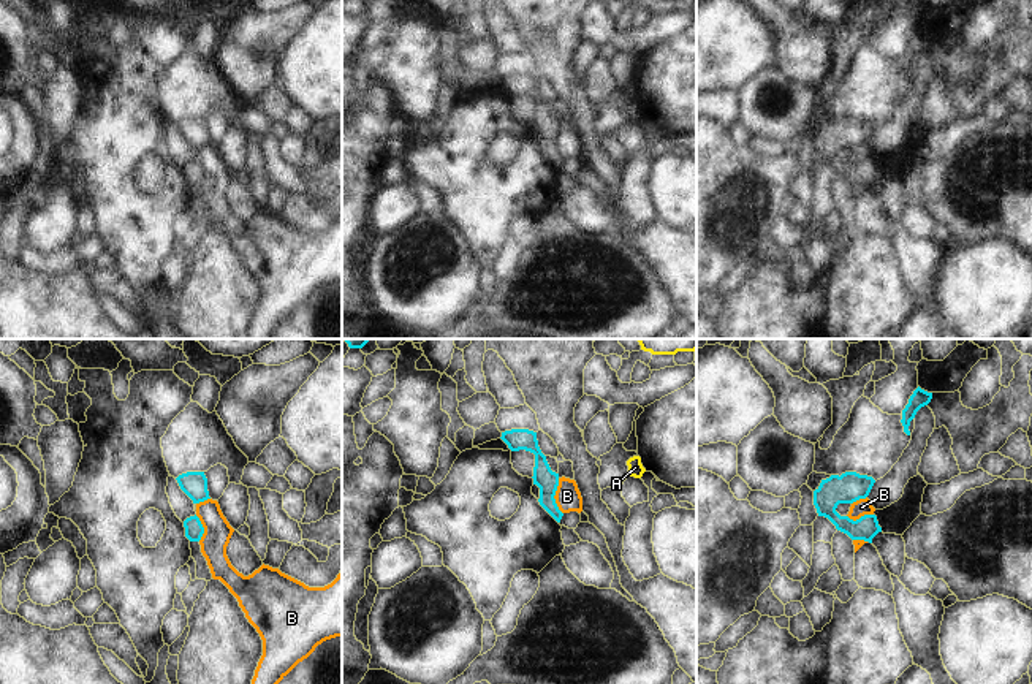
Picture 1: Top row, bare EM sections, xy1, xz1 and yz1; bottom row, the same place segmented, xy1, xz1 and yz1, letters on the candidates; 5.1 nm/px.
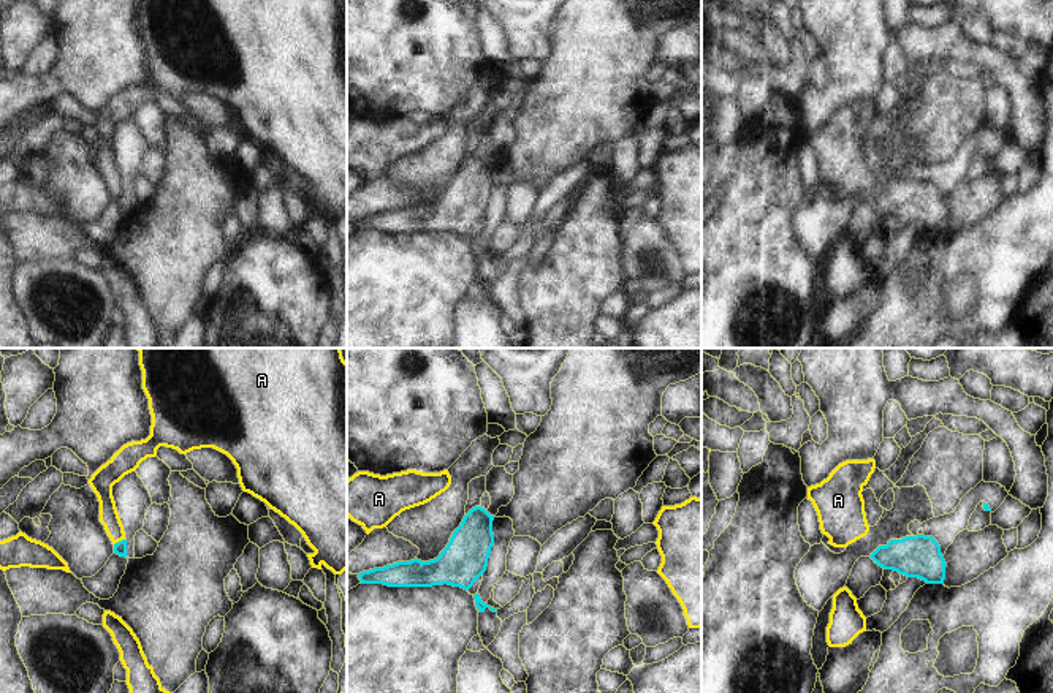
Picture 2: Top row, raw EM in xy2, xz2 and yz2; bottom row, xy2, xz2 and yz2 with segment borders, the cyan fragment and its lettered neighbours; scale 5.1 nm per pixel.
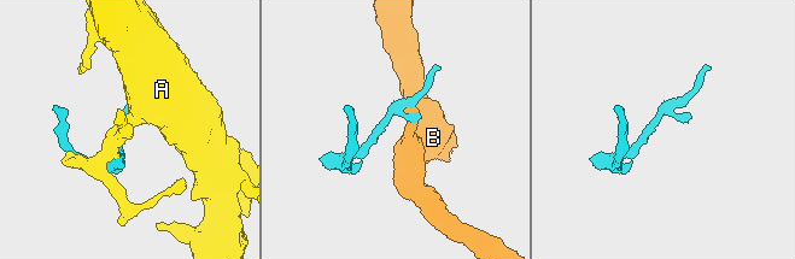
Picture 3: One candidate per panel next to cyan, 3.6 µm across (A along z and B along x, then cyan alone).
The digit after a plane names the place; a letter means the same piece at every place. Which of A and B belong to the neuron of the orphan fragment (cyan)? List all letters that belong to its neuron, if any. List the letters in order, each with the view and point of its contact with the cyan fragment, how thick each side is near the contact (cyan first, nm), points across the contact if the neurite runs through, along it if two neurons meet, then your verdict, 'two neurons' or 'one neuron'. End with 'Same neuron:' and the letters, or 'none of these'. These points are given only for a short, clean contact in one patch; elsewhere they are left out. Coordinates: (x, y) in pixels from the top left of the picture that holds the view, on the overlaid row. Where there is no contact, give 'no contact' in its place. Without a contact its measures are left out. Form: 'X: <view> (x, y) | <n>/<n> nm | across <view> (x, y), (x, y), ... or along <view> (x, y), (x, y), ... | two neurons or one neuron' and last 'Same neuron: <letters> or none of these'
A: xy2 (119, 541) | 60/100 nm | across xy2 (119, 548), (119, 541), (110, 518) | one neuron
B: xz1 (554, 494) | 110/130 nm | along xz1 (557, 478), (554, 502), (562, 513) | two neurons
Same neuron: A

